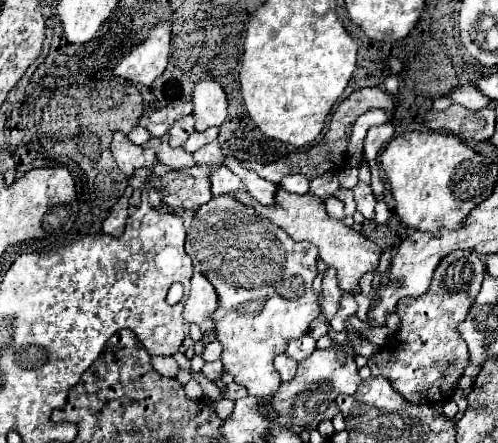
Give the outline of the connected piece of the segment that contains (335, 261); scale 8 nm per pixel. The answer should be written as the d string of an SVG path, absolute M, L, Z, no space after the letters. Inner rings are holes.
M278 188L276 200L274 200L272 206L258 204L246 192L238 192L238 194L236 192L230 192L228 196L234 198L234 200L238 200L240 204L252 206L258 216L262 216L262 218L270 220L272 224L280 226L284 232L288 232L288 236L292 240L314 244L320 250L320 260L328 268L334 268L336 270L338 284L346 292L358 292L360 278L366 272L376 270L376 266L378 266L378 260L380 260L380 254L382 254L380 248L374 242L370 242L366 236L362 236L360 232L356 232L352 228L346 228L342 222L330 218L326 214L326 210L324 210L324 202L320 198L316 198L316 196L310 196L310 194L298 196L298 194L290 194L290 192L282 190L282 188Z

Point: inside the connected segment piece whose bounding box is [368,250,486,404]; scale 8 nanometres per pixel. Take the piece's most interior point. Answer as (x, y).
(424, 359)

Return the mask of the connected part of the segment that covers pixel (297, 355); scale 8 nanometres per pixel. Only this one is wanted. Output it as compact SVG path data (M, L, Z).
M302 336L298 340L290 340L288 346L286 346L286 350L284 350L284 354L290 356L290 358L294 358L296 362L300 362L308 354L312 354L314 348L316 348L316 340L312 336Z

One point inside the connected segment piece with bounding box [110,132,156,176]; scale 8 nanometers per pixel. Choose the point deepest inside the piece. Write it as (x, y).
(128, 156)

